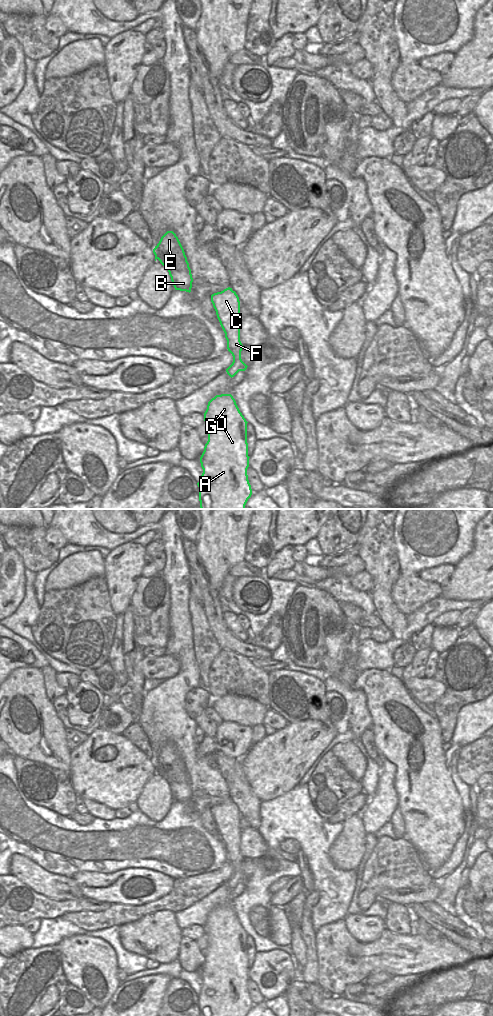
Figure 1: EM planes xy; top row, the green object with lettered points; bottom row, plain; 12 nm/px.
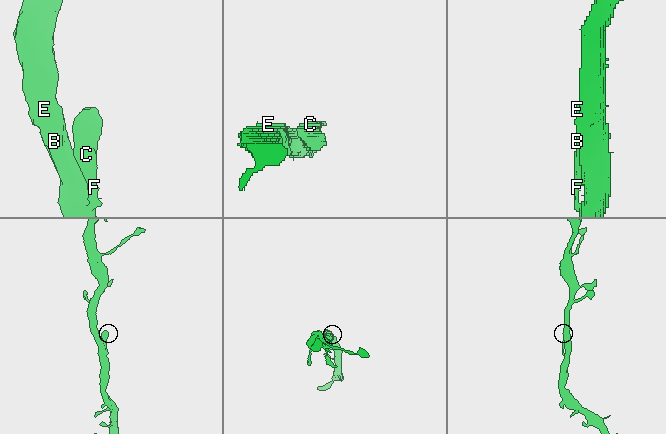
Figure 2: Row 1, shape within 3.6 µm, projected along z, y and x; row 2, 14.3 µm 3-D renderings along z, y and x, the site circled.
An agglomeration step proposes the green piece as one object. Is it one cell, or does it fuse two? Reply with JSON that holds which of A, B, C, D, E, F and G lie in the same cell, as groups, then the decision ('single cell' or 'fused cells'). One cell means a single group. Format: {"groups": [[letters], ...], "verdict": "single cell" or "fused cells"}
{"groups": [["A", "B", "C", "D", "E", "F", "G"]], "verdict": "single cell"}

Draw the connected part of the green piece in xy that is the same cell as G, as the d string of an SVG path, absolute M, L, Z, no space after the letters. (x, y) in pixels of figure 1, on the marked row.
M231 394L216 395L207 405L204 421L208 425L208 441L200 457L203 473L199 487L201 509L245 509L252 495L248 480L249 467L247 421Z

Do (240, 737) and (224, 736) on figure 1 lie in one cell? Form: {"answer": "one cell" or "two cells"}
{"answer": "one cell"}

